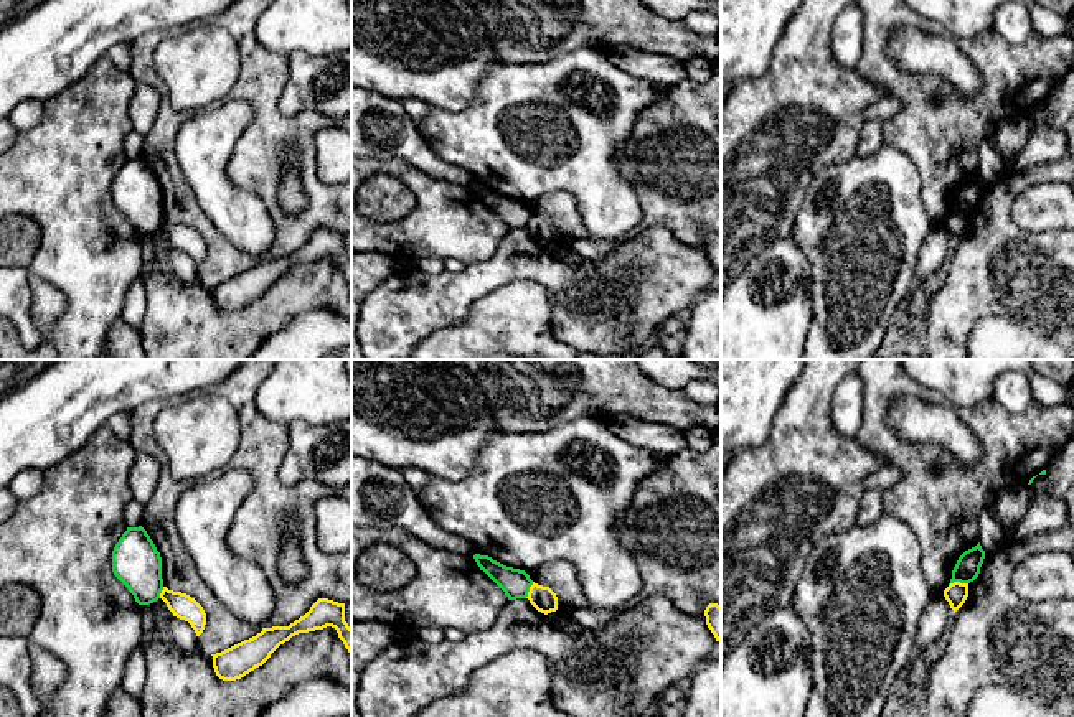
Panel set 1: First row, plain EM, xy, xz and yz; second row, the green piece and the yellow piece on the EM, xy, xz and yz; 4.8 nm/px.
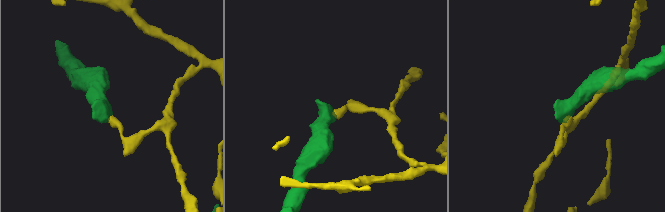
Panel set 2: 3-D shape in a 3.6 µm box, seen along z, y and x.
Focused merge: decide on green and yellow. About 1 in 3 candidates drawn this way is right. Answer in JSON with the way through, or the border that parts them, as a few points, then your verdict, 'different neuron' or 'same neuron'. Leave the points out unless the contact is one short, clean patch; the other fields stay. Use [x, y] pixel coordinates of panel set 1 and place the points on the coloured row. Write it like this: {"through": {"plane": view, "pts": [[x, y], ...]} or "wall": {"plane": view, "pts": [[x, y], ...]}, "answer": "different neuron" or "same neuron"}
{"wall": {"plane": "yz", "pts": [[967, 582], [952, 582], [949, 585]]}, "answer": "different neuron"}

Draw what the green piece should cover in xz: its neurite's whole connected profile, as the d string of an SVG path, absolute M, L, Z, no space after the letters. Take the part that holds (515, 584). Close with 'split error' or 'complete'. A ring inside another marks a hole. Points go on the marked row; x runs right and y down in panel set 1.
M473 555L483 570L508 597L508 600L526 598L533 580L525 570L506 567L488 555Z | complete

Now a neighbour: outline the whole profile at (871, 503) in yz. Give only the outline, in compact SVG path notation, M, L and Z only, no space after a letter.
M883 490L864 491L860 503L858 524L869 526L879 518L881 513L883 513Z

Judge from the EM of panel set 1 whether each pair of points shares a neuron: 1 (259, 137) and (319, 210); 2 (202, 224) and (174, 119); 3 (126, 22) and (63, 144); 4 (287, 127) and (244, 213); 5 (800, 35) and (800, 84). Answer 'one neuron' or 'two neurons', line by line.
1: one neuron
2: one neuron
3: two neurons
4: two neurons
5: one neuron

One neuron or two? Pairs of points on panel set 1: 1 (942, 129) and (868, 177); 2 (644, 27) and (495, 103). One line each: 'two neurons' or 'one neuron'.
1: two neurons
2: two neurons

